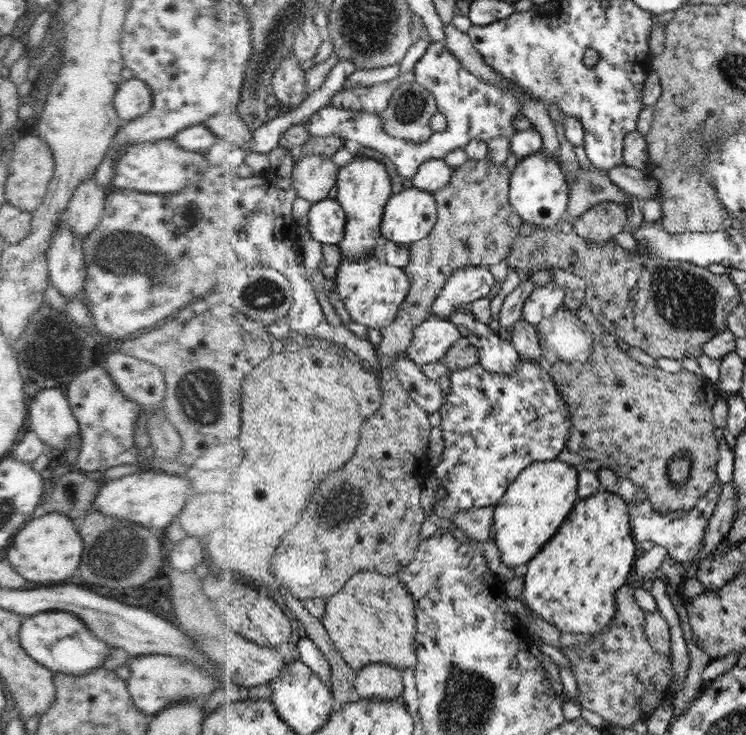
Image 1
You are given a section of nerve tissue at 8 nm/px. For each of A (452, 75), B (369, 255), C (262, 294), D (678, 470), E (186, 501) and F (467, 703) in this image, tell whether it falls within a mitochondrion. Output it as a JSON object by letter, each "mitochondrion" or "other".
{"A":"other","B":"other","C":"mitochondrion","D":"mitochondrion","E":"other","F":"mitochondrion"}

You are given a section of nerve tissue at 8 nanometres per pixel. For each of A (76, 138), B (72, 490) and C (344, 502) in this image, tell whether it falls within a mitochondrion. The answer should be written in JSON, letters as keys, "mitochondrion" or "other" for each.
{"A":"other","B":"mitochondrion","C":"mitochondrion"}

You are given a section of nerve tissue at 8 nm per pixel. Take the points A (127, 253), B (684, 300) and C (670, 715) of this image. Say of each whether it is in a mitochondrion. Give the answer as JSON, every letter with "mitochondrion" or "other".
{"A":"mitochondrion","B":"mitochondrion","C":"other"}

